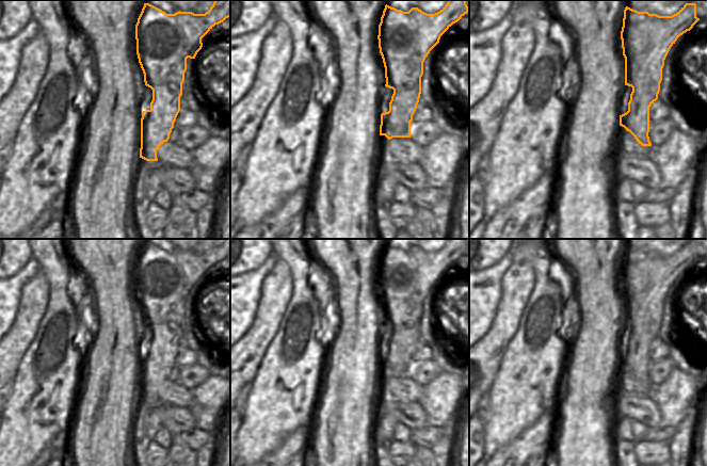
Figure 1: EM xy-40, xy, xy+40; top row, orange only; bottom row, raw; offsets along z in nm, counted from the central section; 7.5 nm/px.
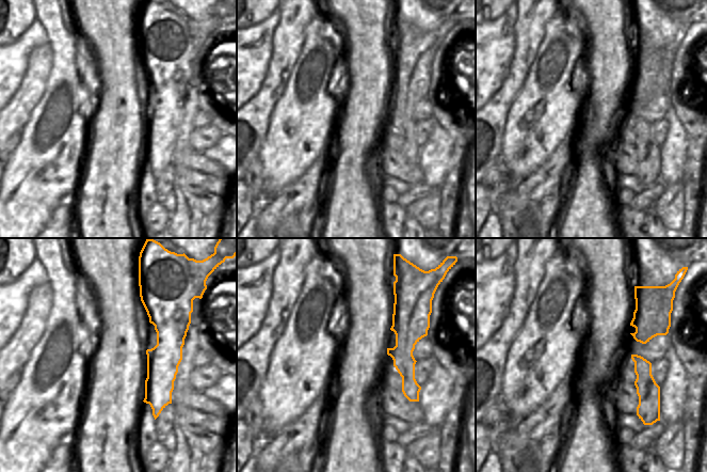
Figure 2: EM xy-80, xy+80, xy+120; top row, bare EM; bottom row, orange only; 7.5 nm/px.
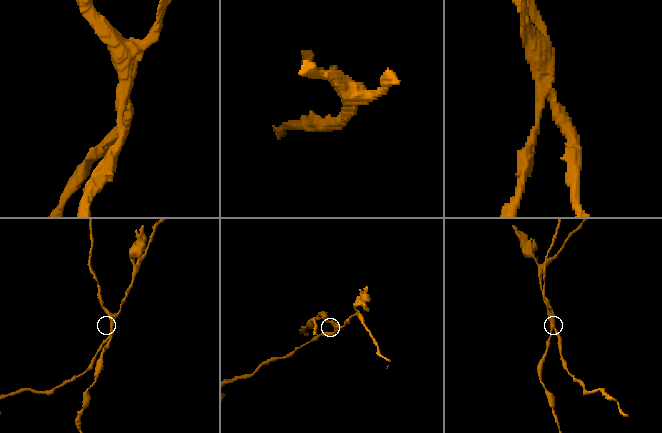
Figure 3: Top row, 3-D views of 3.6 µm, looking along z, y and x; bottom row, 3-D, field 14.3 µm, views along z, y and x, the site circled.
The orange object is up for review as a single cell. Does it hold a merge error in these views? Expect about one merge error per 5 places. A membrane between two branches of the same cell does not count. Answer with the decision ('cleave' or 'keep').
cleave

